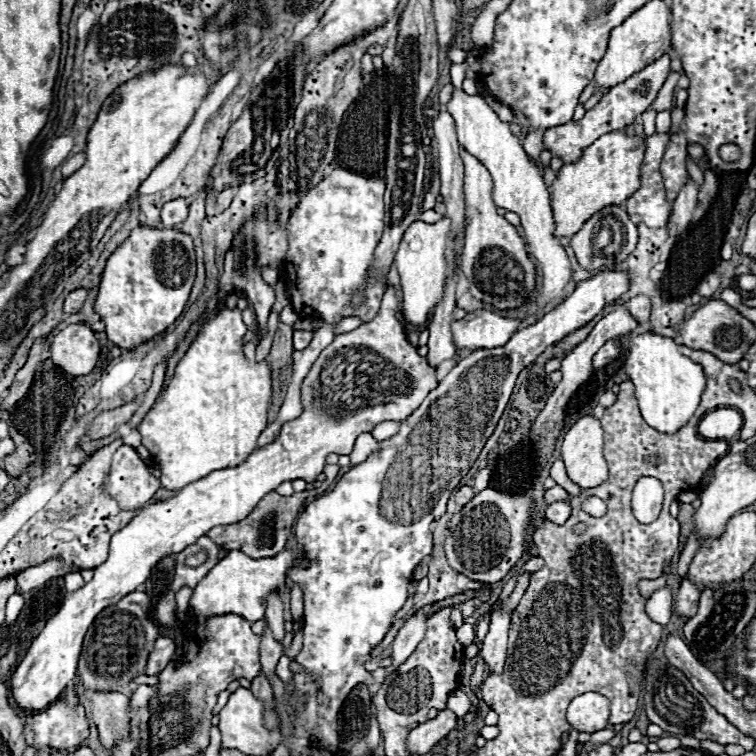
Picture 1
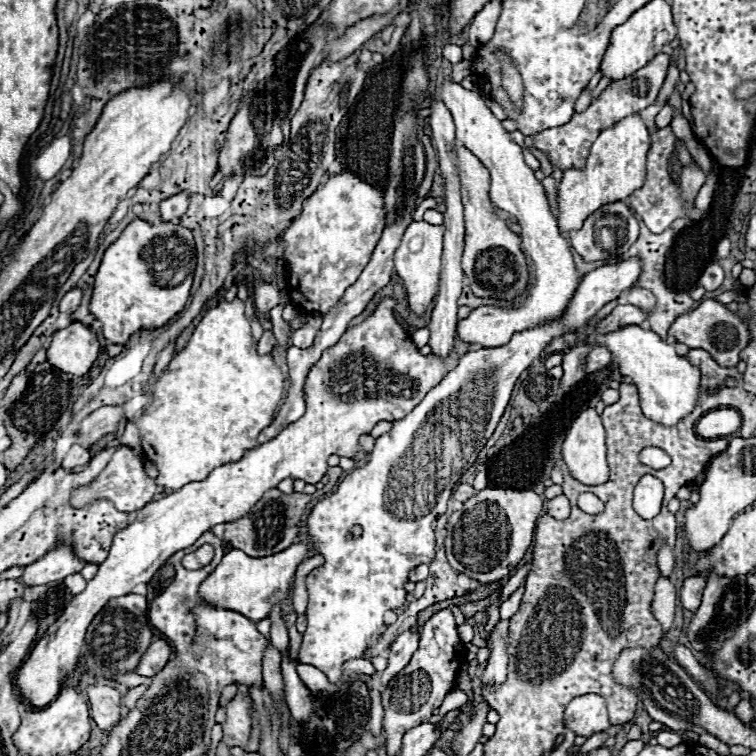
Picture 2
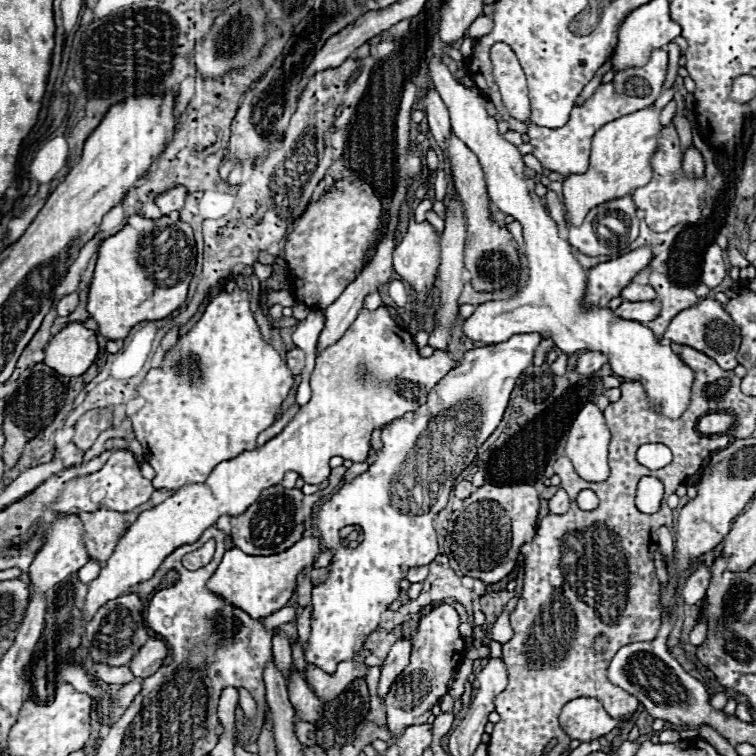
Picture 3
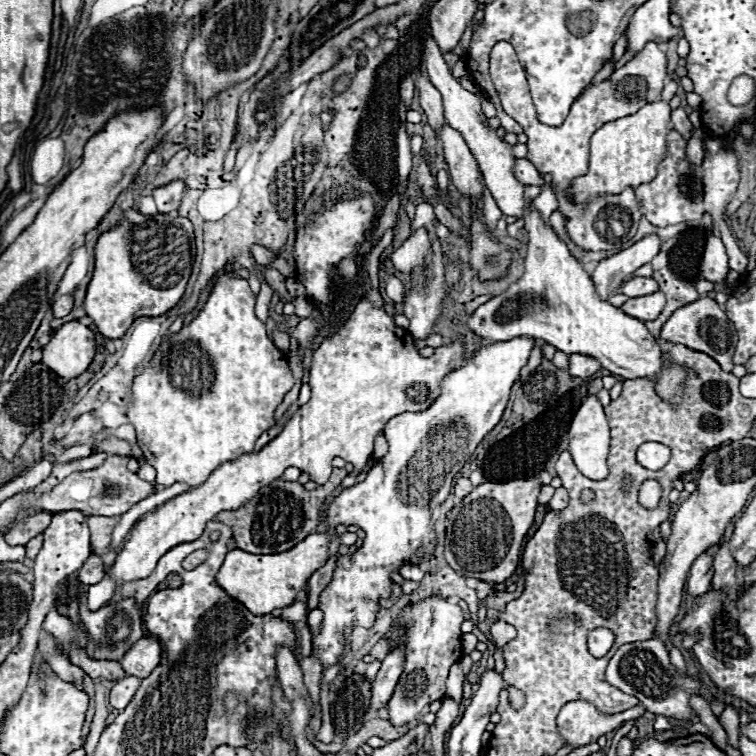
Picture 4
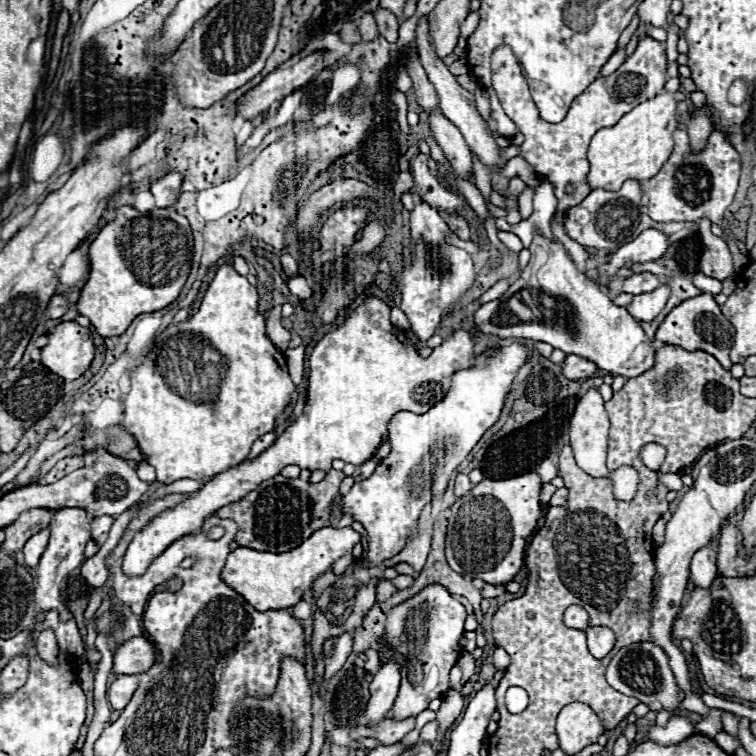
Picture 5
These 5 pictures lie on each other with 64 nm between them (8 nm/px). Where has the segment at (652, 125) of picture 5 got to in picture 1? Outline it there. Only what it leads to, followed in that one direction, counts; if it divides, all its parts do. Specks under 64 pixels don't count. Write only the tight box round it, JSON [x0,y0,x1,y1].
[552,130,644,238]

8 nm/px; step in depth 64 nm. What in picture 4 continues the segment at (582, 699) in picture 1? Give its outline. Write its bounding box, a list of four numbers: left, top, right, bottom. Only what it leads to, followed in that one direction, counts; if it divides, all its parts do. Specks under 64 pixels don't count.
[558,700,644,748]

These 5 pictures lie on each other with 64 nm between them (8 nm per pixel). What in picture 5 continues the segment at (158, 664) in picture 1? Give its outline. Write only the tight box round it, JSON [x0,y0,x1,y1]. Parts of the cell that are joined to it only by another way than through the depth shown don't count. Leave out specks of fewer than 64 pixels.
[114,636,156,674]

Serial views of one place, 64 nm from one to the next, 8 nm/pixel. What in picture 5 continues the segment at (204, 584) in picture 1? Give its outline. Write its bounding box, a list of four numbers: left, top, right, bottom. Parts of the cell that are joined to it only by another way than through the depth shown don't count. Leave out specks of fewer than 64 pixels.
[222,528,362,612]

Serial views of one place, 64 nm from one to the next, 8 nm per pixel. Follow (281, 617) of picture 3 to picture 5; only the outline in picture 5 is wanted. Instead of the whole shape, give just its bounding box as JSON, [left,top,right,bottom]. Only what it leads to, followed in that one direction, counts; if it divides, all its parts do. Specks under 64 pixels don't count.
[286,602,312,620]

